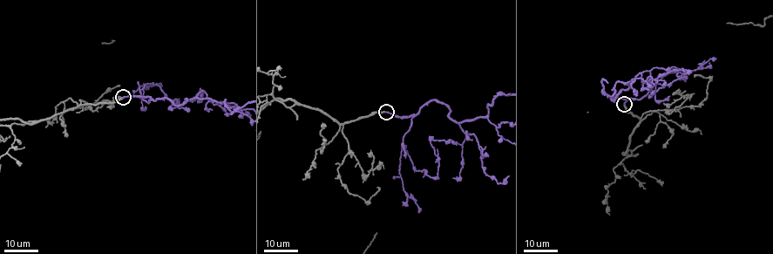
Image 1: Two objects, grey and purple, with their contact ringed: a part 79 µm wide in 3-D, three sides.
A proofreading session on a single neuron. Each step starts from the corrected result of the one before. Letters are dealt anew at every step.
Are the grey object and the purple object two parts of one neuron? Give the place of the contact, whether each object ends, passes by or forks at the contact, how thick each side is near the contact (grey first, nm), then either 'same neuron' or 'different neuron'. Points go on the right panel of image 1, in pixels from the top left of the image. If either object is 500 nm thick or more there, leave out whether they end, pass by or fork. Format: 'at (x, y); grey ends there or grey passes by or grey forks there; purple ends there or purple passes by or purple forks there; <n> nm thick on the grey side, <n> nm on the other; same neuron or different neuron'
at (624, 104); grey ends there; purple ends there; 240 nm thick on the grey side, 190 nm on the other; same neuron

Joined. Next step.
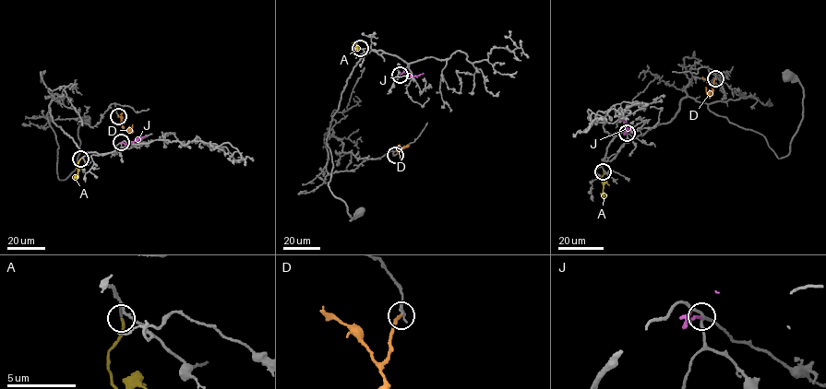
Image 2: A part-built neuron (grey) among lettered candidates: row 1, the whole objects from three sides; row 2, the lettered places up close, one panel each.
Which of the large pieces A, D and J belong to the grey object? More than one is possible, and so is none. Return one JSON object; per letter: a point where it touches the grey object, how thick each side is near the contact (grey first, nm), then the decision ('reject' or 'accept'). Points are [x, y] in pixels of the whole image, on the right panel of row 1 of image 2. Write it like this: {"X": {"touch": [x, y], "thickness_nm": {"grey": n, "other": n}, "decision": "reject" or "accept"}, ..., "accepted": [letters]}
{"A": {"touch": [603, 171], "thickness_nm": {"grey": 180, "other": 170}, "decision": "accept"}, "D": {"touch": [715, 78], "thickness_nm": {"grey": 140, "other": 200}, "decision": "reject"}, "J": {"touch": [627, 133], "thickness_nm": {"grey": 180, "other": 180}, "decision": "reject"}, "accepted": ["A"]}

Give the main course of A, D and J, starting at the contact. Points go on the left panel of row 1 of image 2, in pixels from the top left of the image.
A: (80, 159), (77, 175), (74, 177)
D: (119, 116), (124, 130), (130, 130), (133, 124)
J: (121, 142), (127, 144), (144, 136)

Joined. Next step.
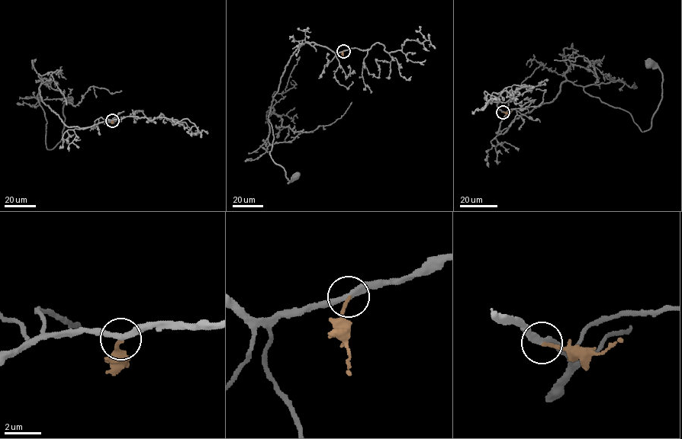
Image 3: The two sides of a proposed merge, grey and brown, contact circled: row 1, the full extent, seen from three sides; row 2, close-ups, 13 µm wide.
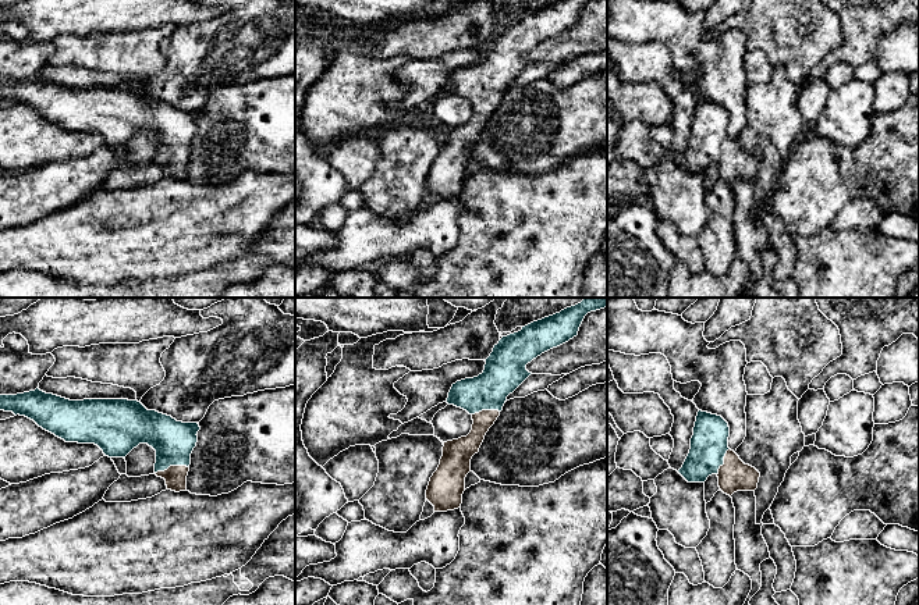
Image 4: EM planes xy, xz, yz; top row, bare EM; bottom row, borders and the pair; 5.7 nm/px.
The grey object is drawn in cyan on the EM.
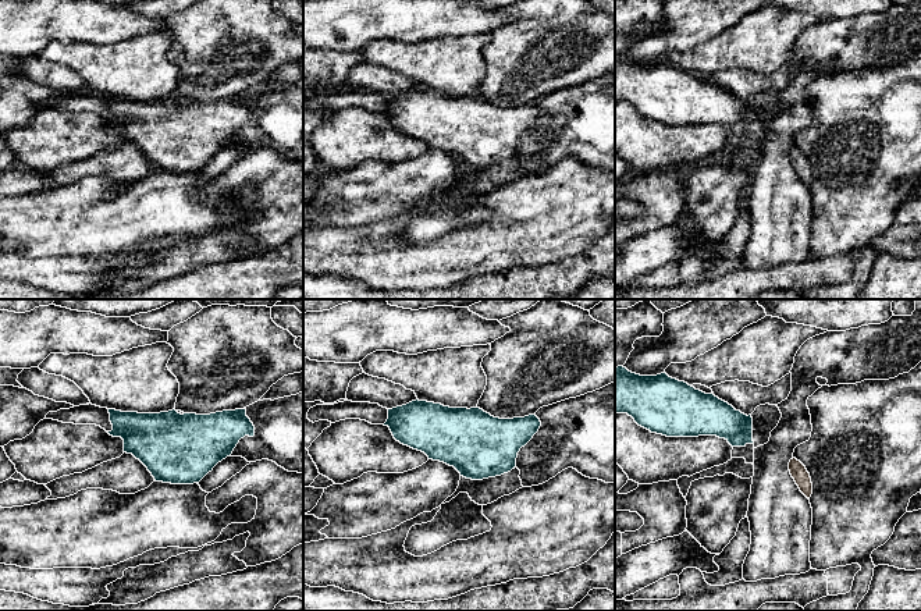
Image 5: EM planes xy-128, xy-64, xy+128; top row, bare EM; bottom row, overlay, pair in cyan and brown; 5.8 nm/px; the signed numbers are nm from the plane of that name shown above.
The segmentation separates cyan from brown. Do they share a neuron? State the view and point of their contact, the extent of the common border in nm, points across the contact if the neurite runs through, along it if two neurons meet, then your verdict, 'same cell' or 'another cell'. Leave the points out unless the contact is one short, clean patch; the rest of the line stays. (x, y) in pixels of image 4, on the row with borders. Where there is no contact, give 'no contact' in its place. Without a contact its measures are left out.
meets cyan in xy at (171, 465); contact 200 nm long; runs through xy (173, 441), (171, 465), (176, 476); same cell

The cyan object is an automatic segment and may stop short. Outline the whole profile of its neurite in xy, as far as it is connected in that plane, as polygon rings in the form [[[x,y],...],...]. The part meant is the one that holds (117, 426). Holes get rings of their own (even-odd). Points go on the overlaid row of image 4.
[[[39,388],[17,395],[0,395],[0,410],[25,416],[65,442],[95,444],[109,458],[125,458],[139,444],[148,444],[156,451],[155,474],[166,480],[167,490],[175,492],[187,490],[191,453],[201,430],[198,423],[177,421],[171,416],[148,410],[138,401],[70,401]]]

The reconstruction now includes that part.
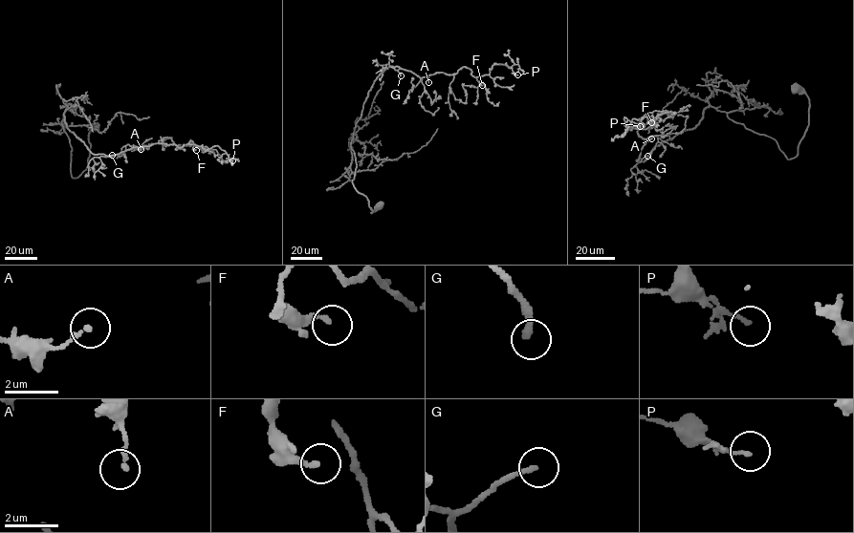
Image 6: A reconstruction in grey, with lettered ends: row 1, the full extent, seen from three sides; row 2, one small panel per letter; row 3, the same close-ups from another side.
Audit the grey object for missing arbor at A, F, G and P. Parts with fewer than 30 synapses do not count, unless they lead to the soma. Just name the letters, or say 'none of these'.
G

